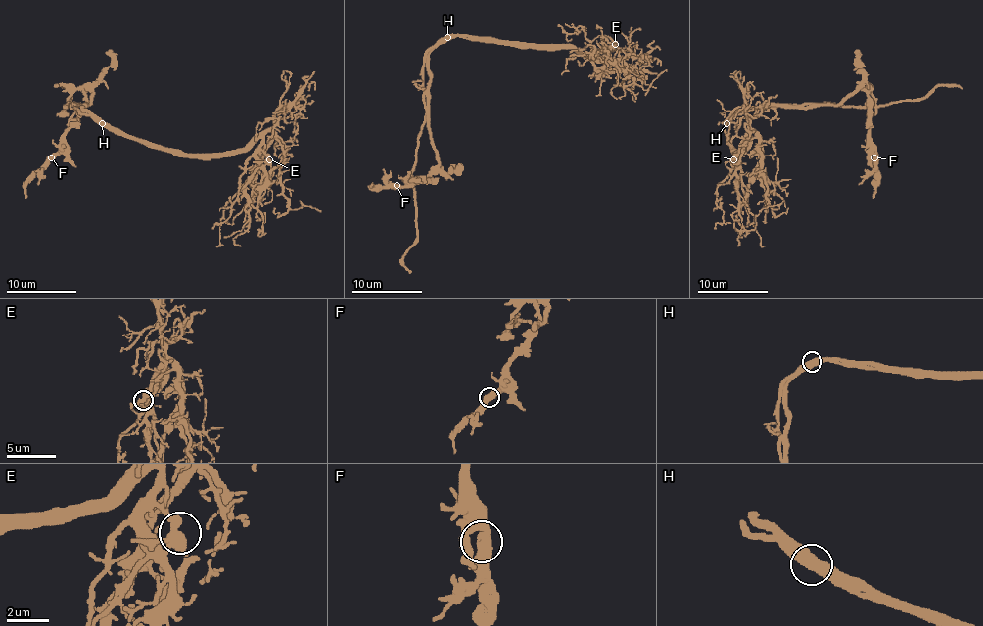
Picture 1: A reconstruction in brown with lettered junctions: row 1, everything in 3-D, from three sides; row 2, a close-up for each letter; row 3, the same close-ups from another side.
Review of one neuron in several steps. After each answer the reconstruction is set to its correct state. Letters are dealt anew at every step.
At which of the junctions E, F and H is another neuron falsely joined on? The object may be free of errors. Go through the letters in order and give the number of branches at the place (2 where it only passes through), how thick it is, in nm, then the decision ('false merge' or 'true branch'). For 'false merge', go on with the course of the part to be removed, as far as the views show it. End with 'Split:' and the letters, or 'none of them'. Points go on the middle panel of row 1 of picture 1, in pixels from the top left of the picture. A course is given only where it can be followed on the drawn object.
E: 2 | 480 nm | true branch
F: 2 | 480 nm | true branch
H: 2 | 480 nm | true branch
Split: none of them

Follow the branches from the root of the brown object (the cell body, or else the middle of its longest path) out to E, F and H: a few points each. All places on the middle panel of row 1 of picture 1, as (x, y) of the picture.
E: (465, 35), (491, 37), (532, 48), (578, 48), (599, 57), (606, 57), (606, 52), (615, 44)
F: (465, 35), (449, 35), (428, 55), (428, 131), (439, 164), (432, 178), (397, 185)
H: (465, 35), (447, 37)

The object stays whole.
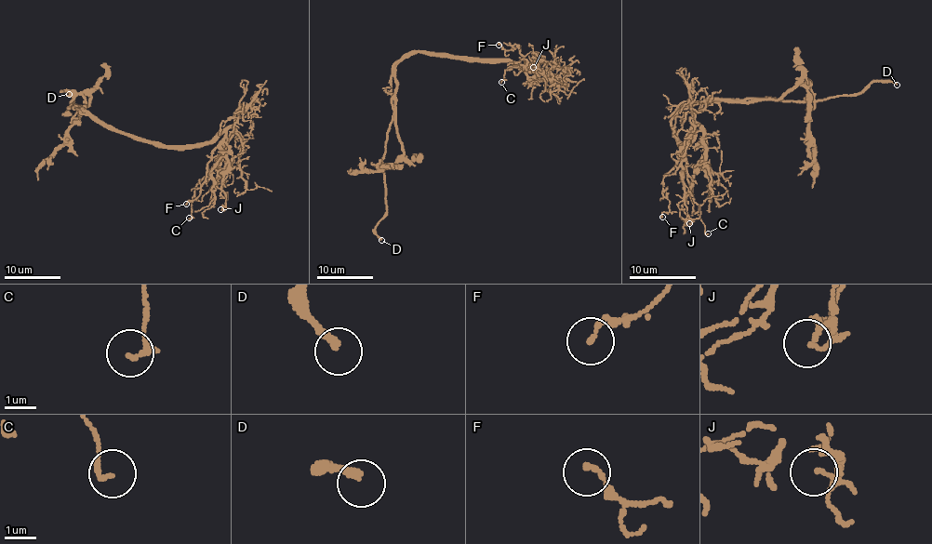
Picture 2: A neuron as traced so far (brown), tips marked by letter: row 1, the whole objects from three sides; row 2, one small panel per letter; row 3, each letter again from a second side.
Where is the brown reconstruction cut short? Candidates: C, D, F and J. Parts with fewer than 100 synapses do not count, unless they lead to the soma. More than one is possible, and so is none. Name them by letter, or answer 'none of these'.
D

